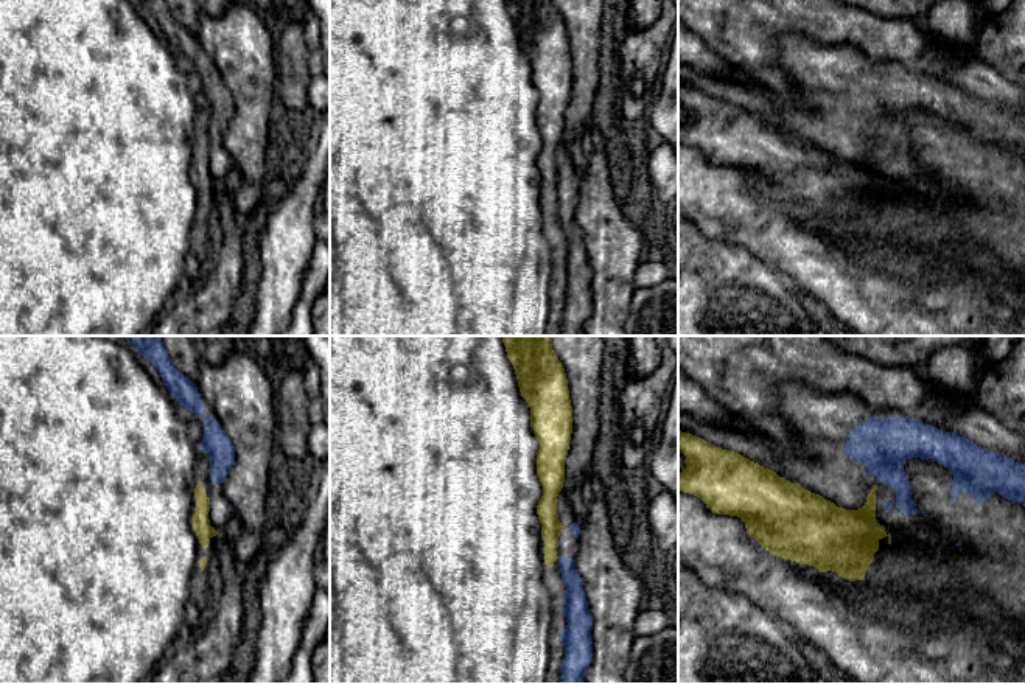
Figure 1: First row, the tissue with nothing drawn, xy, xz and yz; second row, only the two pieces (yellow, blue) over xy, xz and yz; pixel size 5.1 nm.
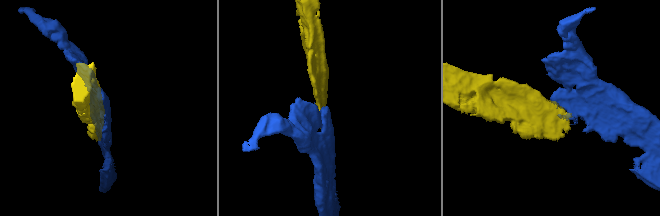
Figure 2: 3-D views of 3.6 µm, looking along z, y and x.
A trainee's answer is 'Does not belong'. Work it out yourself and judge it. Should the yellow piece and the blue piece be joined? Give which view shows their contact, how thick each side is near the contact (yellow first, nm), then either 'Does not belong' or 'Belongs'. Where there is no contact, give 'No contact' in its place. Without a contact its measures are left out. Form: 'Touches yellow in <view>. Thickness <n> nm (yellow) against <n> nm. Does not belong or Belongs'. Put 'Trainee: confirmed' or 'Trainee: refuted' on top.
Trainee: confirmed
Touches yellow in xy. Thickness 90 nm (yellow) against 20 nm. Does not belong

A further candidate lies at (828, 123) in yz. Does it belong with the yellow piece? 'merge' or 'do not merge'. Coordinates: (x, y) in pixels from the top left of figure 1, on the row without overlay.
do not merge

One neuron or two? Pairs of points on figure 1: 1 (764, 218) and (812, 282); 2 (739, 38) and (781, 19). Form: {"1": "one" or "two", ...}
{"1": "one", "2": "one"}

